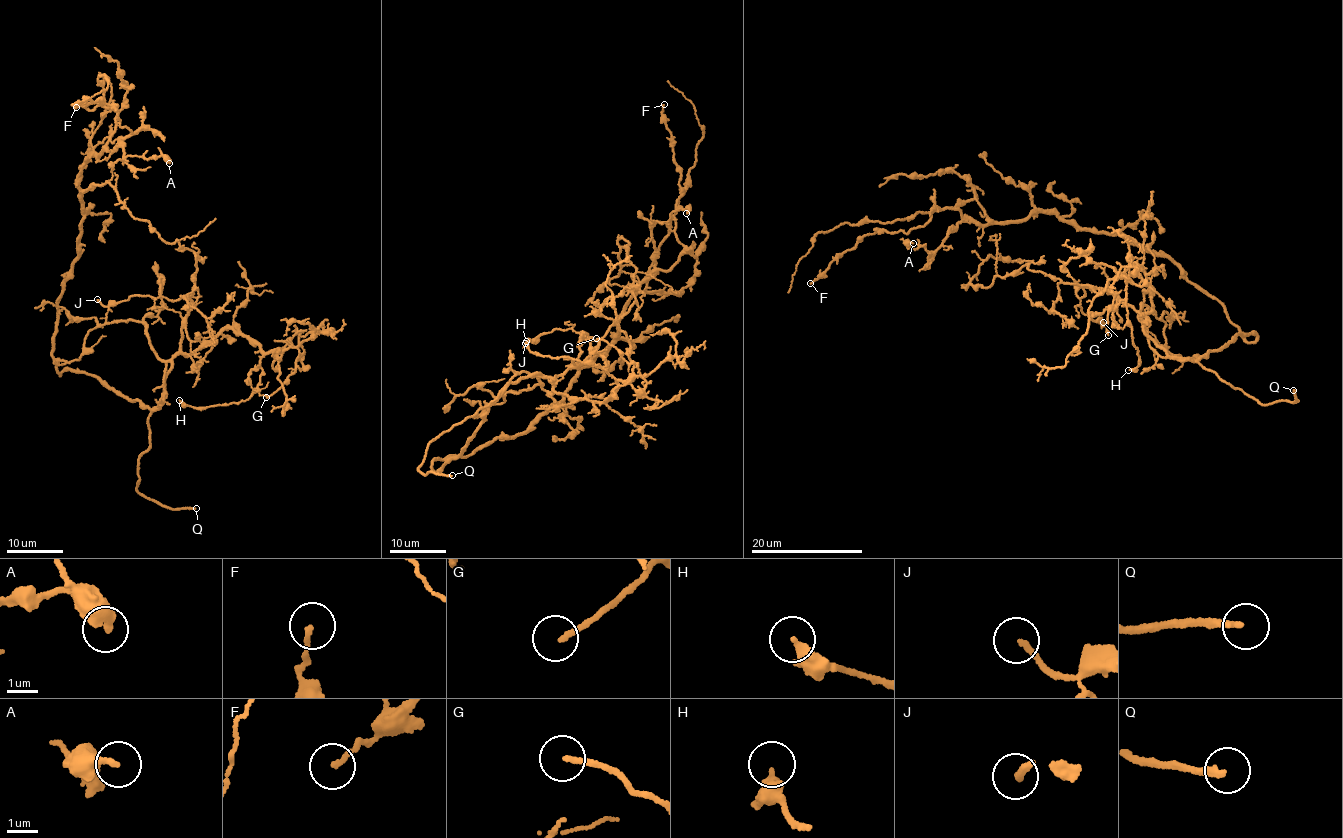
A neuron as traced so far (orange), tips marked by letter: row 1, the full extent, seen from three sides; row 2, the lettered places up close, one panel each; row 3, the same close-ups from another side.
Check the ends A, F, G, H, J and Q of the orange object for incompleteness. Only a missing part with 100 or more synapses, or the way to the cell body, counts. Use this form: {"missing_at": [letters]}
{"missing_at": ["Q"]}

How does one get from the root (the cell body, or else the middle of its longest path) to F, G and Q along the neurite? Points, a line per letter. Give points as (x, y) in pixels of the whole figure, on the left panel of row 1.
F: (54, 340), (58, 301), (78, 253), (83, 165), (143, 128), (120, 126), (99, 99), (76, 107)
G: (54, 340), (61, 375), (93, 374), (152, 409), (175, 355), (233, 327), (265, 352), (298, 350), (266, 397)
Q: (54, 340), (61, 375), (70, 368), (93, 374), (150, 410), (139, 492), (171, 508), (196, 508)

